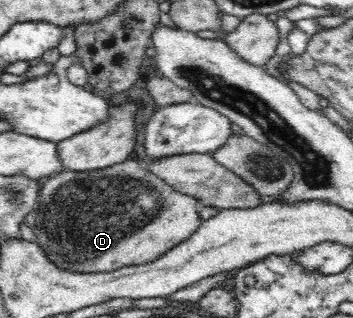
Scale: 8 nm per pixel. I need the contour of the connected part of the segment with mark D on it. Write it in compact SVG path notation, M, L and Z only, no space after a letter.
M129 158L92 172L64 170L48 177L39 190L35 224L31 229L35 242L57 268L78 273L116 272L126 266L152 264L172 247L190 238L202 223L198 215L199 204L194 197L182 194L150 172L145 161Z

